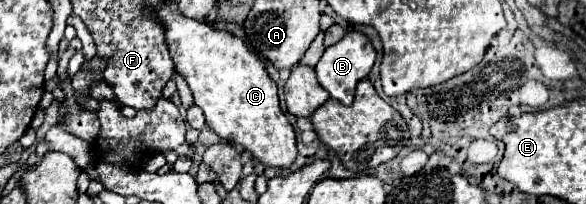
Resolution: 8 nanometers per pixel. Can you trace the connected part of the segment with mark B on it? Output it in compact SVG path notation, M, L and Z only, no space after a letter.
M350 31L338 43L334 43L332 47L326 47L322 59L316 63L316 75L320 85L330 93L332 99L338 99L342 105L350 105L354 99L356 83L368 77L374 61L376 61L376 51L372 49L368 37L364 33Z

